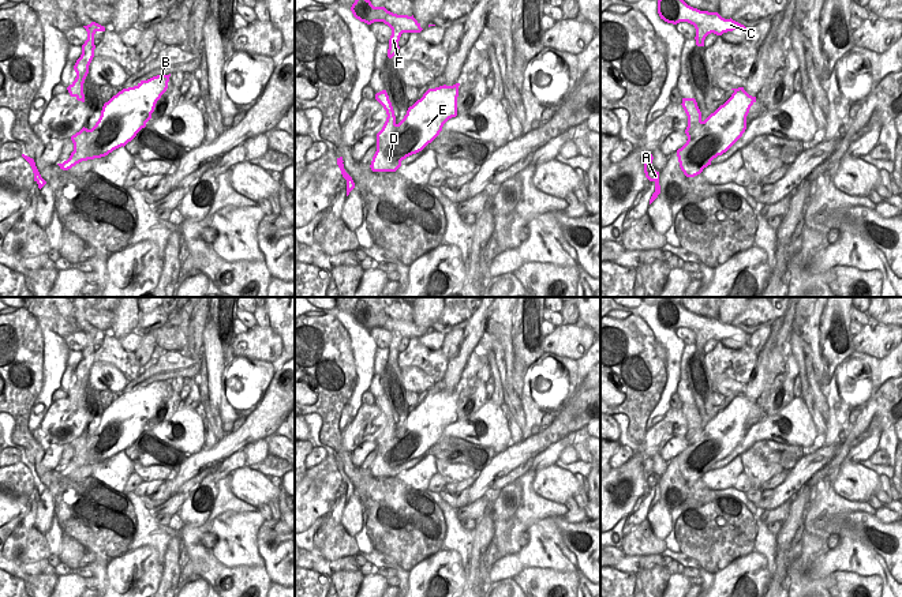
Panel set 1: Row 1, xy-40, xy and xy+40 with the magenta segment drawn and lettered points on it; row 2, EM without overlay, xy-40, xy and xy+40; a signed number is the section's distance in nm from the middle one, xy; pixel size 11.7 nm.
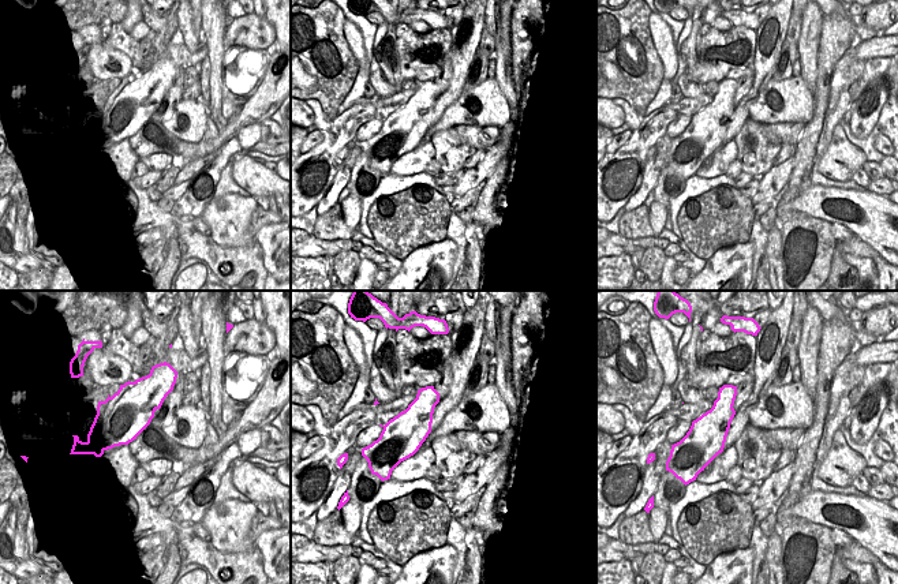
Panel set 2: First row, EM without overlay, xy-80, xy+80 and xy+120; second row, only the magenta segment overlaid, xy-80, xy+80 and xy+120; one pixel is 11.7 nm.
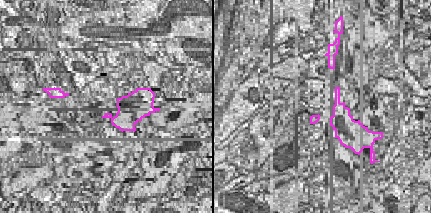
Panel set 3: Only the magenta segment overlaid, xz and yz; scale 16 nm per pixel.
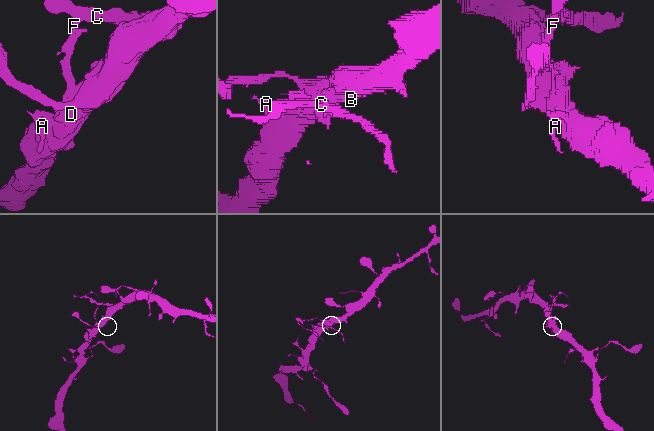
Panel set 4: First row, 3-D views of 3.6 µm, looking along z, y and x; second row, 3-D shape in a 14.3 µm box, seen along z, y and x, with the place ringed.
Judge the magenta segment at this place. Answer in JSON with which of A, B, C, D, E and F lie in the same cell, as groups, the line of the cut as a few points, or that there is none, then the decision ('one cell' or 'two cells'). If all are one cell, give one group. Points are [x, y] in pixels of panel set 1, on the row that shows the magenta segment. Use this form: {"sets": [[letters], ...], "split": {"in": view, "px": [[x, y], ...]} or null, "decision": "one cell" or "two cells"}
{"sets": [["A", "B", "D", "E"], ["C", "F"]], "split": {"in": "xy+40", "px": [[700, 120], [688, 124]]}, "decision": "two cells"}

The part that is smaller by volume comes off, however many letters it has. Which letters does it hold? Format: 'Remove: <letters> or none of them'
Remove: C, F

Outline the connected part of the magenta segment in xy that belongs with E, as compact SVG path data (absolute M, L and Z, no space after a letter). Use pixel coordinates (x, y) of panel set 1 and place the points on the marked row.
M459 86L428 89L408 108L397 124L389 121L377 134L377 151L371 161L373 172L396 172L401 161L422 151L442 131L443 124L457 116Z

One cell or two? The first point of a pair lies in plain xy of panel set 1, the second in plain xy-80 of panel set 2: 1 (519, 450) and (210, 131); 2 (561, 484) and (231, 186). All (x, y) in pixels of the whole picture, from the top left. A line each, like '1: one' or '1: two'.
1: two
2: two

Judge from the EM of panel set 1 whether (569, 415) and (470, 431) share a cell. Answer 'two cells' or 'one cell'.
two cells

